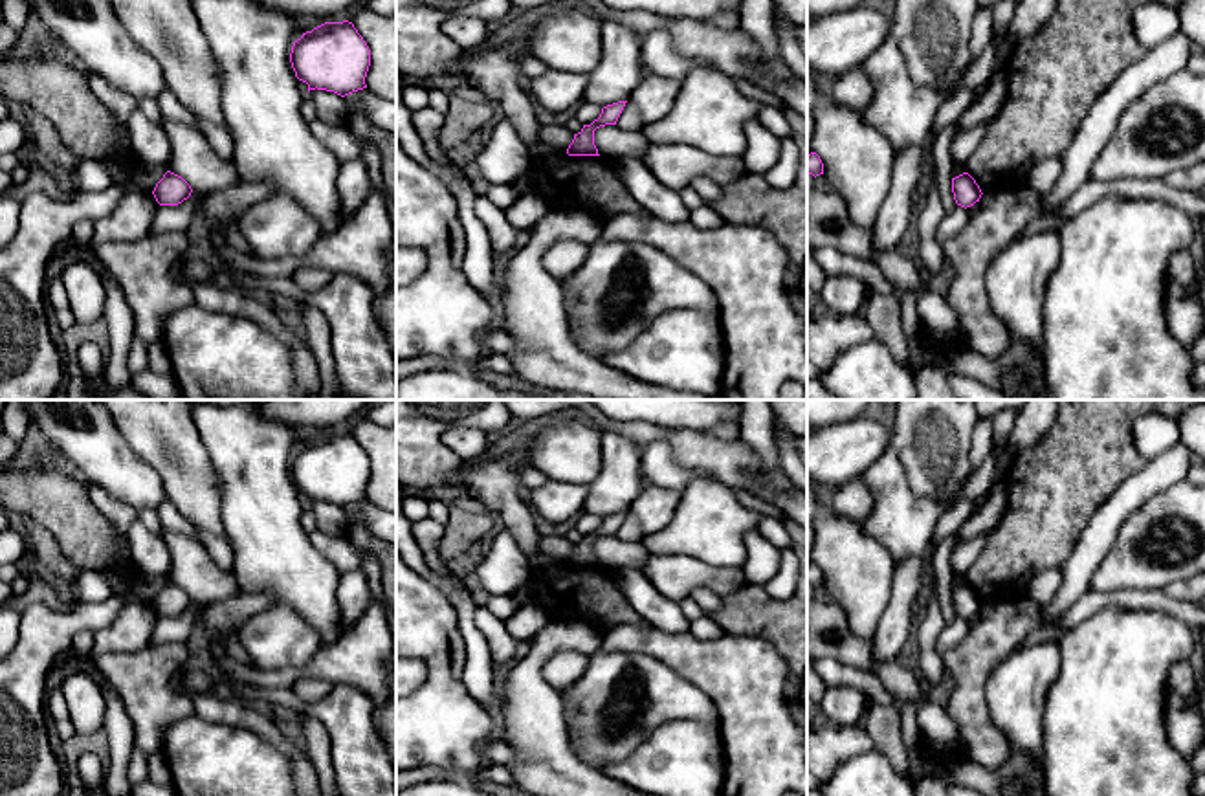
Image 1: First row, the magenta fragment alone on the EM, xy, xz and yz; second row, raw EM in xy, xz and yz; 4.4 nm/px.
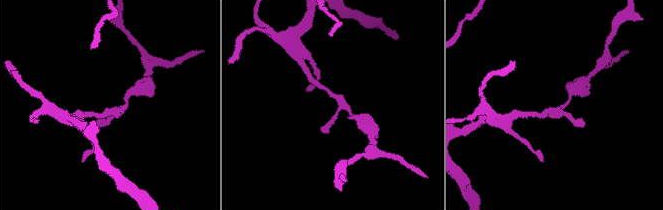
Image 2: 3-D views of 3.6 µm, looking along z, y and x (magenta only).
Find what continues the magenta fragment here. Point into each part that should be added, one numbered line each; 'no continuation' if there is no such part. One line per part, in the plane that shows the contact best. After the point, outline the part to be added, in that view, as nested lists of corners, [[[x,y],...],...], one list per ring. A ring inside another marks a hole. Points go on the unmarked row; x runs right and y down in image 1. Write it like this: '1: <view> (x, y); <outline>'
no continuation

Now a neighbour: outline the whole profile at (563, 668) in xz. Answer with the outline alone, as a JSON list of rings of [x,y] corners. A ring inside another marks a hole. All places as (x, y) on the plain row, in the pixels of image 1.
[[[558,651],[545,662],[543,675],[552,688],[563,691],[581,679],[589,662],[585,651]]]

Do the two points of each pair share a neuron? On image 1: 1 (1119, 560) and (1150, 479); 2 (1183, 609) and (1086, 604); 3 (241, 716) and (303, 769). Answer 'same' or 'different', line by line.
1: different
2: same
3: same

